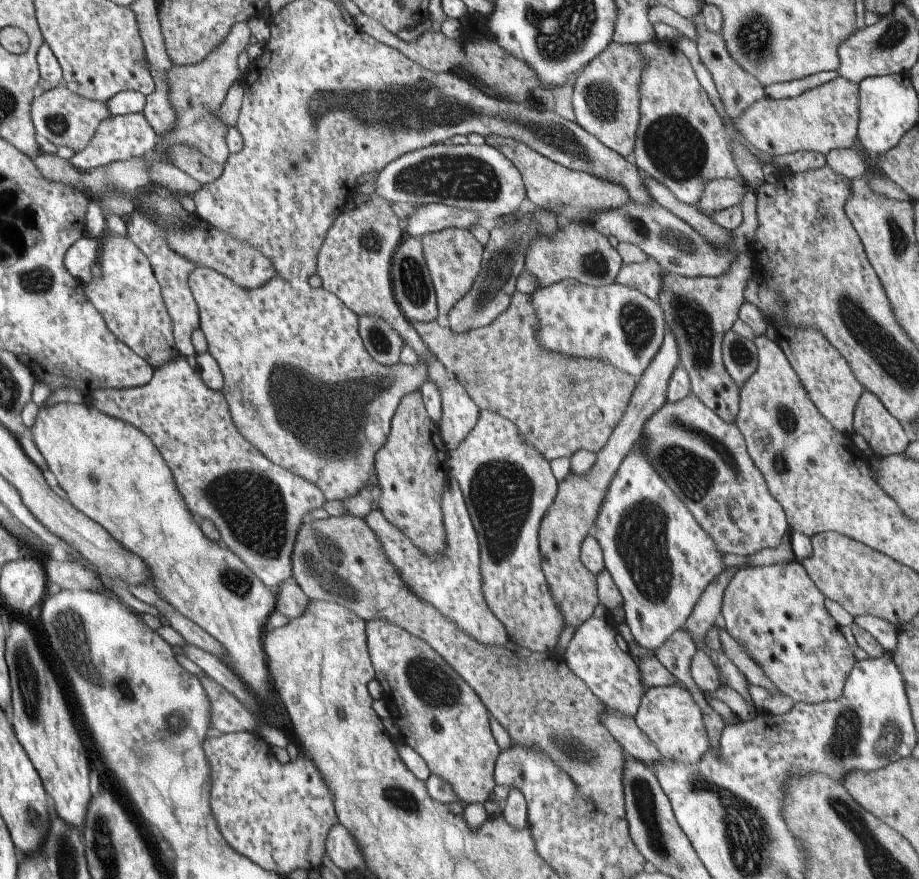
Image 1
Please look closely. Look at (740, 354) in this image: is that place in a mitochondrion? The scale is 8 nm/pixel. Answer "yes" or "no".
yes

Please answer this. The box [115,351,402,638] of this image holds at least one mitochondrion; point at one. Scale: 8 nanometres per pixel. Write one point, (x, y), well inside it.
(252, 506)

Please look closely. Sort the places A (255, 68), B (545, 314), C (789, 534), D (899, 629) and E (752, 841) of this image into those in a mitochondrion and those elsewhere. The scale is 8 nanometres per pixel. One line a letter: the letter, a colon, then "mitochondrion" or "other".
A: other
B: other
C: other
D: other
E: mitochondrion

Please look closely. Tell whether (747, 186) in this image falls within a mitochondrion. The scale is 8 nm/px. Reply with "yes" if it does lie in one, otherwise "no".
no

